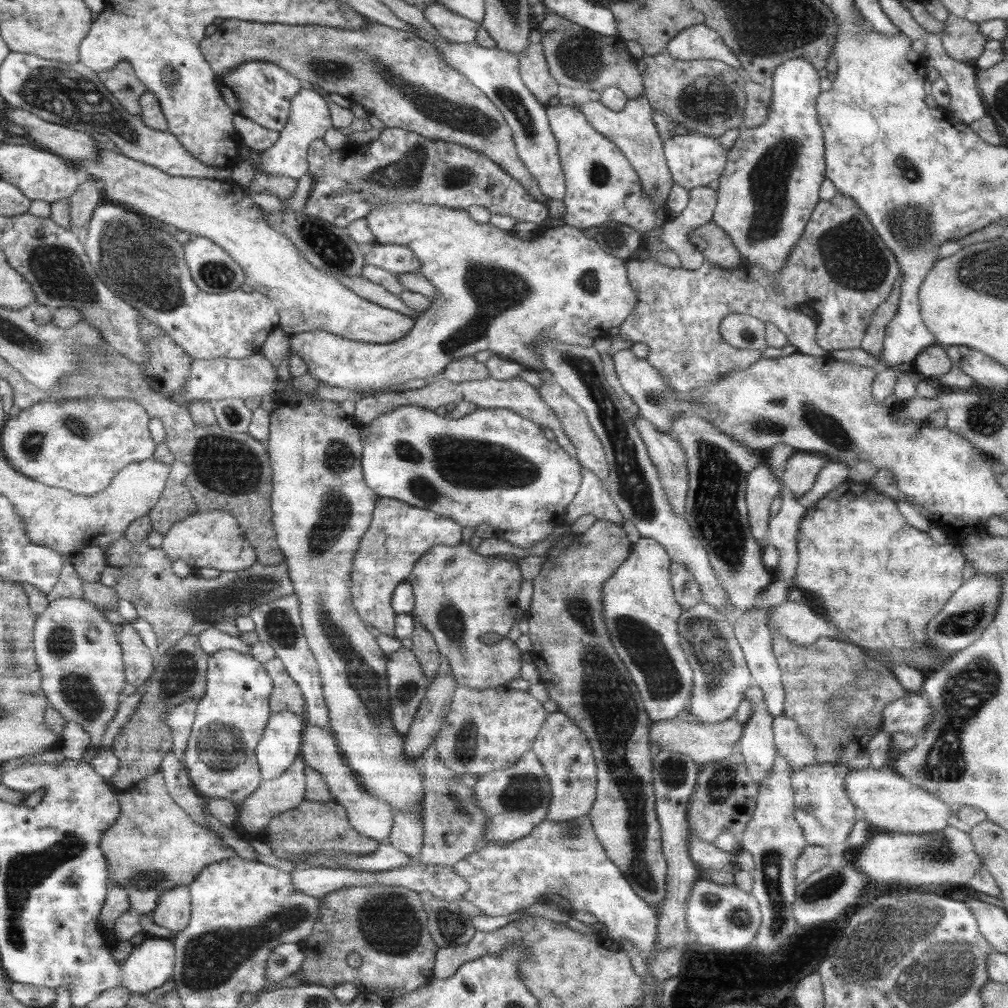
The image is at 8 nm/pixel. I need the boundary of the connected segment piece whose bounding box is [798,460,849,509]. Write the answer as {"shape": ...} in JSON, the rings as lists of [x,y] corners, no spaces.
{"shape":[[[828,460],[818,473],[814,486],[798,498],[799,503],[808,509],[826,493],[844,486],[844,483],[848,481],[848,472],[847,464]]]}

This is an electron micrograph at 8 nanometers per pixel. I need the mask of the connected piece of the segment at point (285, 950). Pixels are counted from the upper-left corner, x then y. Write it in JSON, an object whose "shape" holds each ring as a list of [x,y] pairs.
{"shape":[[[284,943],[273,948],[266,961],[265,972],[271,988],[277,988],[283,978],[298,972],[304,959],[299,943]]]}

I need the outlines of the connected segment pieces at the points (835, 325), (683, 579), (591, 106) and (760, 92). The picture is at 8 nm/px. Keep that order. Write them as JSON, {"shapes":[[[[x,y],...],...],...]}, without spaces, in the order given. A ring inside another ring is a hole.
{"shapes":[[[[839,192],[829,201],[818,201],[818,204],[816,204],[815,209],[812,211],[811,217],[806,223],[803,233],[799,236],[796,244],[794,244],[792,247],[792,254],[790,257],[788,257],[786,266],[782,268],[780,276],[776,278],[776,281],[778,281],[776,284],[772,284],[772,276],[770,276],[768,272],[764,272],[762,268],[758,268],[758,266],[754,266],[754,264],[750,264],[750,262],[746,262],[746,260],[743,260],[742,264],[740,264],[736,270],[728,270],[728,272],[726,272],[726,270],[722,270],[722,268],[718,268],[718,266],[710,264],[710,262],[705,259],[704,264],[702,264],[698,270],[694,270],[694,272],[692,272],[684,270],[682,267],[674,270],[674,268],[669,268],[667,265],[665,265],[663,261],[654,262],[654,260],[648,260],[644,257],[635,256],[627,261],[626,278],[628,278],[630,288],[634,290],[634,294],[636,294],[638,302],[636,303],[632,313],[630,313],[630,315],[626,318],[626,321],[619,327],[619,336],[625,338],[626,340],[630,340],[632,343],[643,342],[646,344],[646,346],[649,348],[648,354],[645,356],[646,360],[648,360],[648,362],[654,368],[657,368],[658,372],[661,372],[661,375],[665,378],[668,385],[670,385],[670,388],[684,394],[684,396],[688,396],[690,400],[693,400],[696,398],[696,396],[700,396],[702,392],[706,392],[706,388],[708,388],[710,384],[714,384],[713,382],[715,380],[718,380],[727,372],[737,371],[738,369],[747,369],[751,364],[754,364],[762,357],[778,358],[781,356],[788,356],[796,352],[801,352],[812,356],[823,356],[833,350],[858,348],[861,345],[866,329],[868,329],[870,317],[874,315],[874,311],[876,308],[878,308],[878,306],[880,306],[880,304],[886,302],[888,295],[892,293],[892,289],[894,289],[894,286],[900,280],[900,268],[898,268],[898,260],[896,260],[894,254],[890,252],[890,249],[884,244],[884,241],[880,238],[880,236],[878,236],[878,233],[874,230],[873,224],[866,216],[866,213],[857,204],[855,204],[853,198]],[[800,304],[808,305],[813,312],[819,316],[820,321],[818,324],[816,324],[813,319],[802,313],[802,311],[798,308]],[[732,313],[750,315],[758,318],[758,320],[762,322],[770,322],[771,324],[774,324],[784,335],[786,335],[789,344],[783,346],[782,348],[772,348],[772,346],[768,346],[763,353],[760,350],[746,350],[746,348],[734,348],[733,346],[730,346],[722,338],[719,331],[720,323],[726,319],[726,316]]],[[[679,562],[670,565],[671,585],[676,602],[684,609],[691,609],[698,603],[706,603],[703,600],[701,588],[698,586],[694,575]]],[[[642,94],[628,99],[626,106],[620,112],[606,108],[600,101],[578,103],[577,109],[582,112],[594,130],[611,140],[622,154],[631,162],[632,168],[641,180],[642,190],[653,200],[653,205],[659,209],[666,207],[666,201],[673,178],[665,160],[663,141],[653,121],[653,108],[647,96]]],[[[746,78],[745,93],[747,99],[742,120],[743,125],[751,129],[760,126],[767,119],[773,91]]]]}

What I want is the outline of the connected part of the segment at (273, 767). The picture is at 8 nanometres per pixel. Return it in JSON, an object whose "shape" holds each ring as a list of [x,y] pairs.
{"shape":[[[283,710],[272,712],[256,748],[256,762],[263,780],[280,777],[301,753],[305,717]]]}

